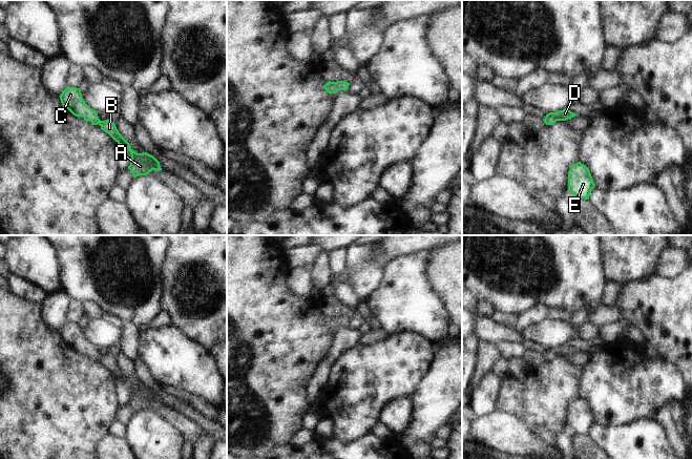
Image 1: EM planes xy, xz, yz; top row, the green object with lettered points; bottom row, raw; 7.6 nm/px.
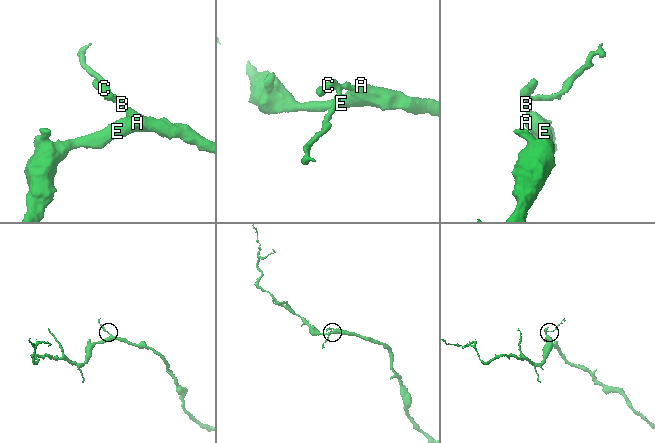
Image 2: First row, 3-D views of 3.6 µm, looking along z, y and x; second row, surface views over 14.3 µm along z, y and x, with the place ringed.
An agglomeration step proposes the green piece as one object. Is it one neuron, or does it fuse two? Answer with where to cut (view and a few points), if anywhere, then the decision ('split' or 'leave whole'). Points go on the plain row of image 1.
no cut | leave whole

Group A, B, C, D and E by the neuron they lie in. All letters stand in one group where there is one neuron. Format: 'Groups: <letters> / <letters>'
Groups: A B C D E

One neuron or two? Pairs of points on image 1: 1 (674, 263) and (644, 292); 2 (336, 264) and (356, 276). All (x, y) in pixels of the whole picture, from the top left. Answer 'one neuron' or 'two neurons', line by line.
1: two neurons
2: two neurons

